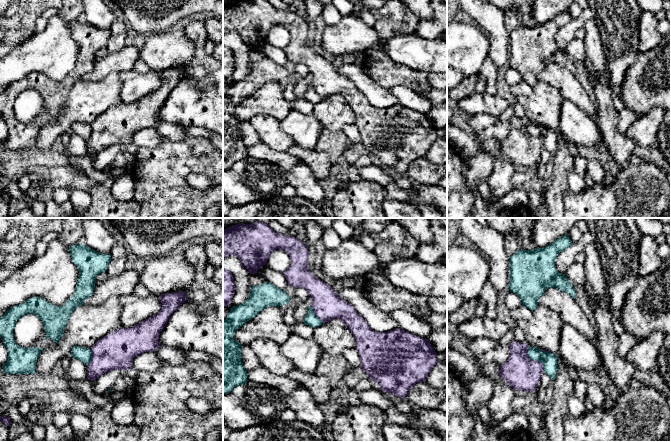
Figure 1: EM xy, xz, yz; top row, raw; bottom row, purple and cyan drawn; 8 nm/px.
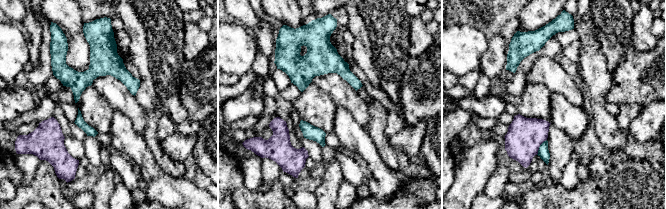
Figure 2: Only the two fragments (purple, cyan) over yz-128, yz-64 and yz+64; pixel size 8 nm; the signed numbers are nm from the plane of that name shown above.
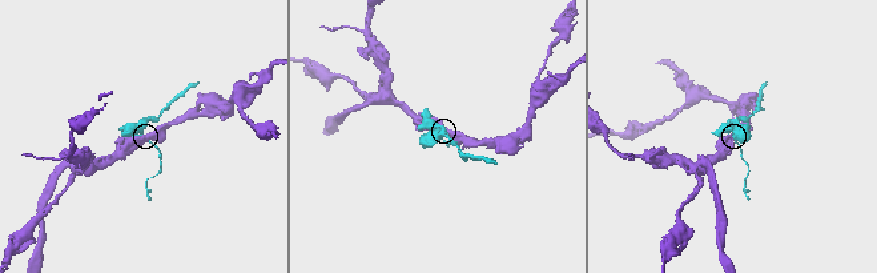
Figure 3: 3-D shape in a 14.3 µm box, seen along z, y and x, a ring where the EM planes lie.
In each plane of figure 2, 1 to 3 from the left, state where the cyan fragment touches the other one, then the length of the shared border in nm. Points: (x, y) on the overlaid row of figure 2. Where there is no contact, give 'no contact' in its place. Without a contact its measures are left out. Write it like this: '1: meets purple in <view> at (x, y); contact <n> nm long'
1: no contact
2: no contact
3: meets purple in yz+64 at (539, 146); contact 150 nm long

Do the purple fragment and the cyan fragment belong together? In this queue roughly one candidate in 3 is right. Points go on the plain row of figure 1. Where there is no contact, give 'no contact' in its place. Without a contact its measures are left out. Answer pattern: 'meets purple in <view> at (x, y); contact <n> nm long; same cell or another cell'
meets purple in yz at (534, 136); contact 240 nm long; another cell

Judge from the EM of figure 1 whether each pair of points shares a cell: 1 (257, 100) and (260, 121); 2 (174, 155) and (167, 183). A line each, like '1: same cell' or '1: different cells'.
1: different cells
2: same cell

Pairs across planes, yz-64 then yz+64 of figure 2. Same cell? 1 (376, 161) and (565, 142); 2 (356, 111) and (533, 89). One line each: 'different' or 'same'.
1: different
2: different

